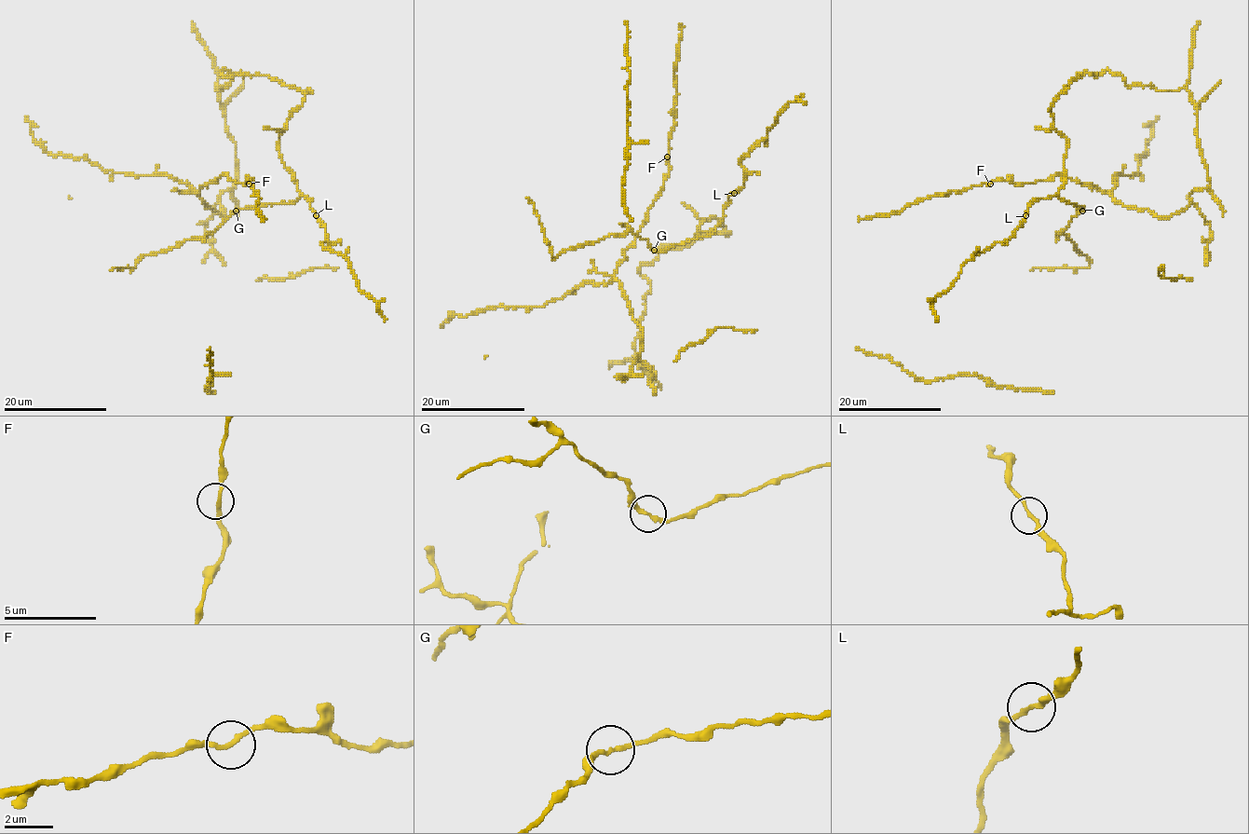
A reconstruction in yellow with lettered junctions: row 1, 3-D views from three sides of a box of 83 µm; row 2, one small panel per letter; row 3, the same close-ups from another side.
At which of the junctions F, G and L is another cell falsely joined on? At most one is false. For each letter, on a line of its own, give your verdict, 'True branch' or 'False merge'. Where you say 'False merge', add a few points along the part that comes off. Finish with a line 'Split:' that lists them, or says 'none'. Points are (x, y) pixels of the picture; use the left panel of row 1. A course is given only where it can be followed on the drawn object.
F: True branch
G: True branch
L: True branch
Split: none

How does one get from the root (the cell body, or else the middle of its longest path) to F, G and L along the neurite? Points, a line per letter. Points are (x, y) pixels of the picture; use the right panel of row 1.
F: (1190, 194), (1186, 208), (1155, 217), (1063, 174), (1025, 184), (990, 184)
G: (1190, 194), (1209, 184), (1190, 94), (1083, 74), (1051, 108), (1066, 140), (1056, 195), (1082, 211)
L: (1190, 194), (1209, 184), (1190, 94), (1083, 74), (1051, 108), (1066, 140), (1065, 184), (1025, 215)

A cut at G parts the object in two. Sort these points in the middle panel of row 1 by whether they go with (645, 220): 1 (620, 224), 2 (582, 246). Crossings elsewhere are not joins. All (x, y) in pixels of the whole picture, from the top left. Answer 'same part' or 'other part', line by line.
1: other part
2: other part

